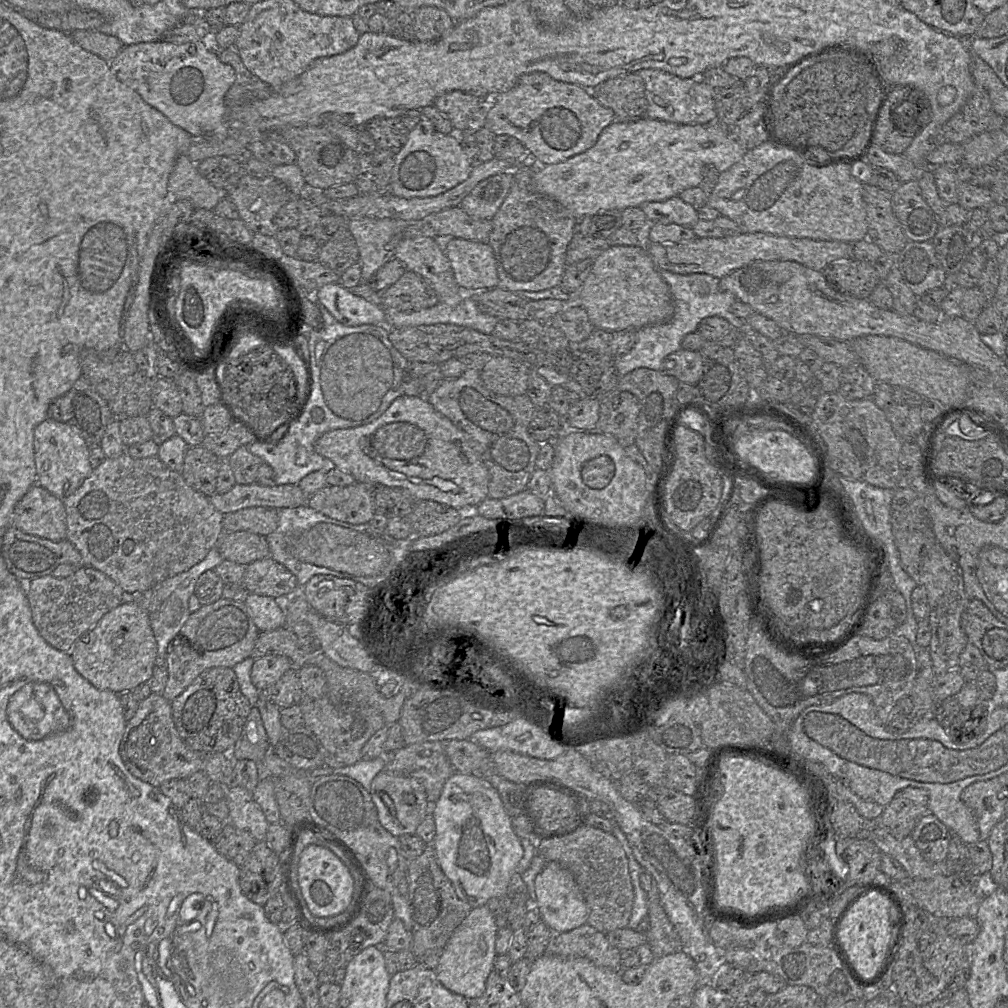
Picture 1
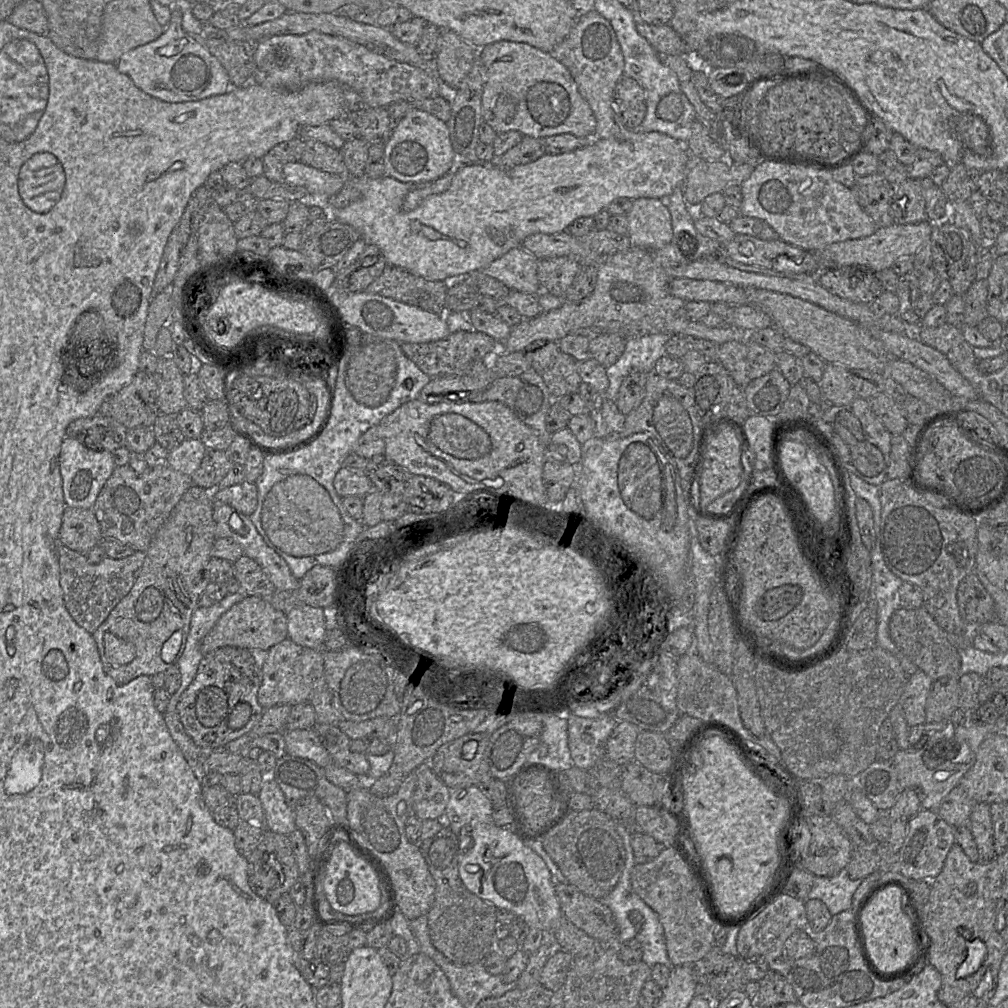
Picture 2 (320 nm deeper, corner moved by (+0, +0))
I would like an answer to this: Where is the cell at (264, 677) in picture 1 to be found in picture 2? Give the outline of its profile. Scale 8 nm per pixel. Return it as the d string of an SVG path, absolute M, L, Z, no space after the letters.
M286 638L268 650L263 664L262 683L258 690L259 704L268 709L275 705L297 705L310 702L313 695L326 687L322 650L302 647Z

